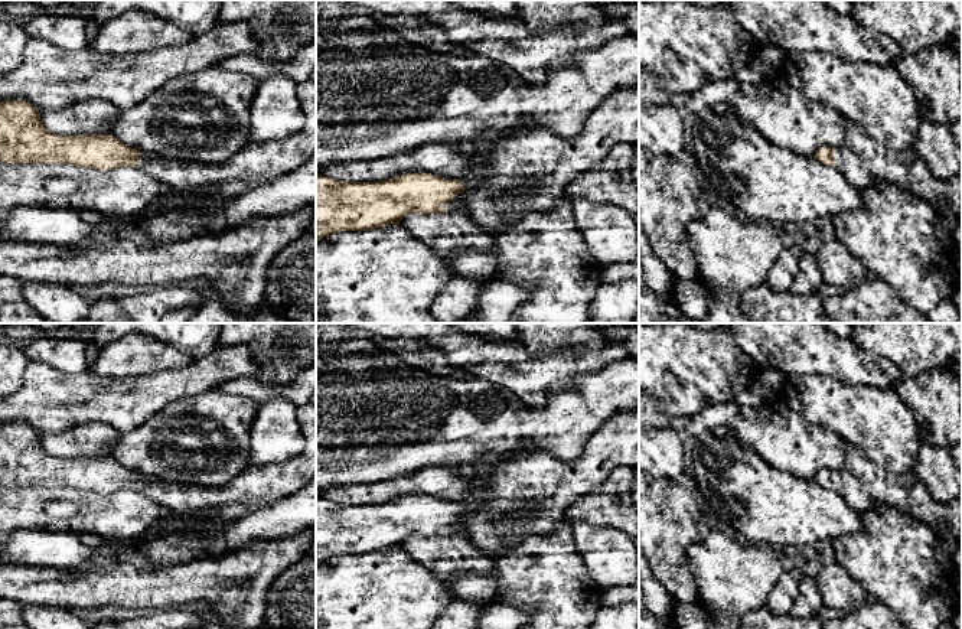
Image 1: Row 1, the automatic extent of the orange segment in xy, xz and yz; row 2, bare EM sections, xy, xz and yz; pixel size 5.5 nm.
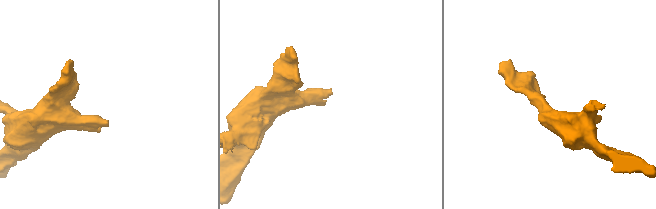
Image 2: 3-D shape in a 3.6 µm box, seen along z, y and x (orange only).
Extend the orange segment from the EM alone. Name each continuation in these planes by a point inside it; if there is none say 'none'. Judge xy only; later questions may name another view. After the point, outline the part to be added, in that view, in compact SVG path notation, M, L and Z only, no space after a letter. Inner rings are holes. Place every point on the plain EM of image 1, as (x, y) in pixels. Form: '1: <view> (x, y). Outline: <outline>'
1: xy (268, 484). Outline: M306 403L296 410L304 449L284 463L247 467L231 482L218 488L195 483L164 482L147 476L136 486L146 498L170 514L192 515L234 503L274 503L290 496L316 475L316 408Z

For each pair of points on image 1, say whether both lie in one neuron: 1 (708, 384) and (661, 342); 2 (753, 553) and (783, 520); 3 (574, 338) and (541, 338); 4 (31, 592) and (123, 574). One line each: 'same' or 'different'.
1: same
2: different
3: same
4: same

